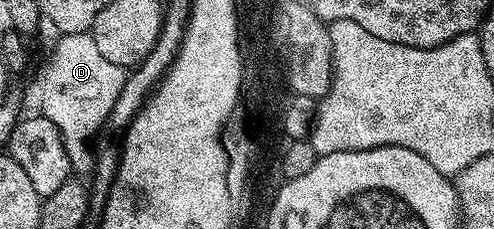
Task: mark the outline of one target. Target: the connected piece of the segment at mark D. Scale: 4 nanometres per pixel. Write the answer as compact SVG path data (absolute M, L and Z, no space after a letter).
M90 31L69 32L58 37L55 49L51 52L51 65L47 68L47 73L43 76L43 89L39 92L39 104L42 115L47 116L57 126L61 138L65 142L65 148L71 159L72 169L76 173L90 173L95 166L95 153L91 139L98 134L106 125L107 116L113 110L117 102L117 94L125 86L128 73L113 62L107 61L101 53L97 51L97 42L93 42Z

